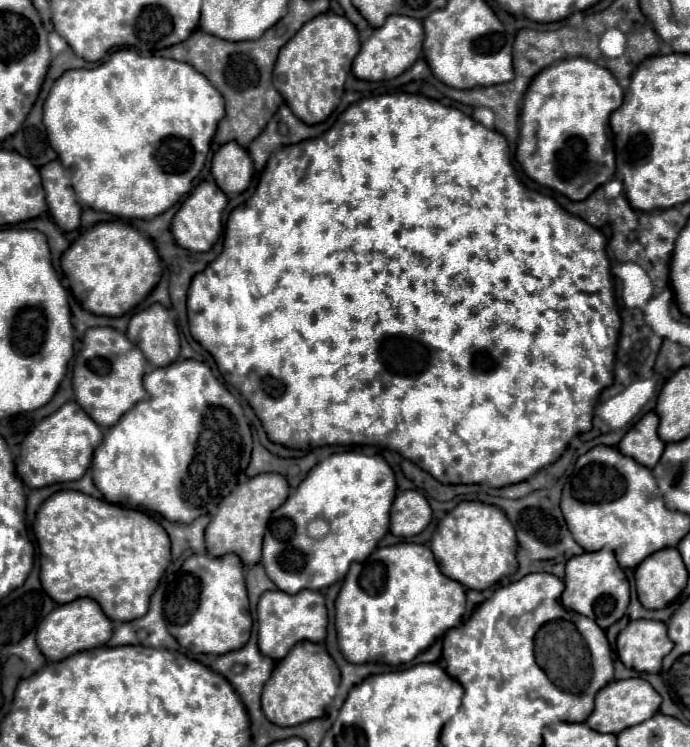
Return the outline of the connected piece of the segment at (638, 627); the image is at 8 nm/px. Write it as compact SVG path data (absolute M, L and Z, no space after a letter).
M631 621L617 637L617 655L625 667L639 673L659 673L663 657L673 649L661 621Z

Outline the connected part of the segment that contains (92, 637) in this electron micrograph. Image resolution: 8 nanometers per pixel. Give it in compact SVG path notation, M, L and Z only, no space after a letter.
M75 599L65 605L57 605L45 621L37 627L37 647L41 653L45 653L47 661L63 661L65 657L71 657L79 651L89 651L95 647L101 647L109 641L113 633L111 621L105 617L101 607L93 599Z

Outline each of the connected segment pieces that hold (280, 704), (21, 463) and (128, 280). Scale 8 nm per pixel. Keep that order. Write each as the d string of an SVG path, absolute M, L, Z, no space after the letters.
M301 641L297 643L285 659L281 659L263 687L261 705L269 721L279 727L293 727L317 717L323 717L325 707L333 701L339 687L339 669L323 643Z
M69 401L49 417L45 417L20 446L17 459L17 473L23 483L31 489L47 487L53 483L77 481L89 469L93 457L93 449L101 443L99 425L75 403Z
M119 221L97 223L91 229L87 229L63 253L61 269L69 279L71 293L83 305L83 309L87 309L89 313L95 313L95 315L105 315L105 317L121 317L121 315L129 313L131 309L135 309L161 279L161 259L153 247L151 239L147 235L141 235L131 225L119 223Z

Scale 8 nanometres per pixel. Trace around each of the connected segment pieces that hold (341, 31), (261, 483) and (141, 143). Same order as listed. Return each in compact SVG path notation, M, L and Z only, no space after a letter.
M323 13L305 23L281 49L275 63L273 85L282 95L281 105L287 105L307 125L325 121L341 101L343 85L357 53L359 35L347 17Z
M261 473L241 485L225 497L225 501L219 505L217 515L211 519L207 531L205 531L205 543L207 551L213 557L223 557L225 553L235 553L243 565L251 567L259 563L261 559L261 543L265 535L265 525L269 521L269 513L277 509L277 505L283 505L289 495L289 485L285 477L277 473Z
M133 49L113 51L109 55L109 59L103 61L101 65L97 65L95 69L73 69L73 71L63 73L53 83L51 93L43 103L43 123L47 129L47 139L49 139L51 147L55 149L55 153L59 155L59 161L65 165L65 169L69 169L69 175L73 181L71 185L77 193L79 205L83 205L83 207L87 205L95 211L103 211L103 213L123 217L123 219L153 219L155 215L173 207L185 193L191 191L191 183L205 165L211 139L215 137L217 125L223 117L225 117L225 101L223 101L221 93L193 65L181 63L175 59L165 59L165 57L141 57Z

